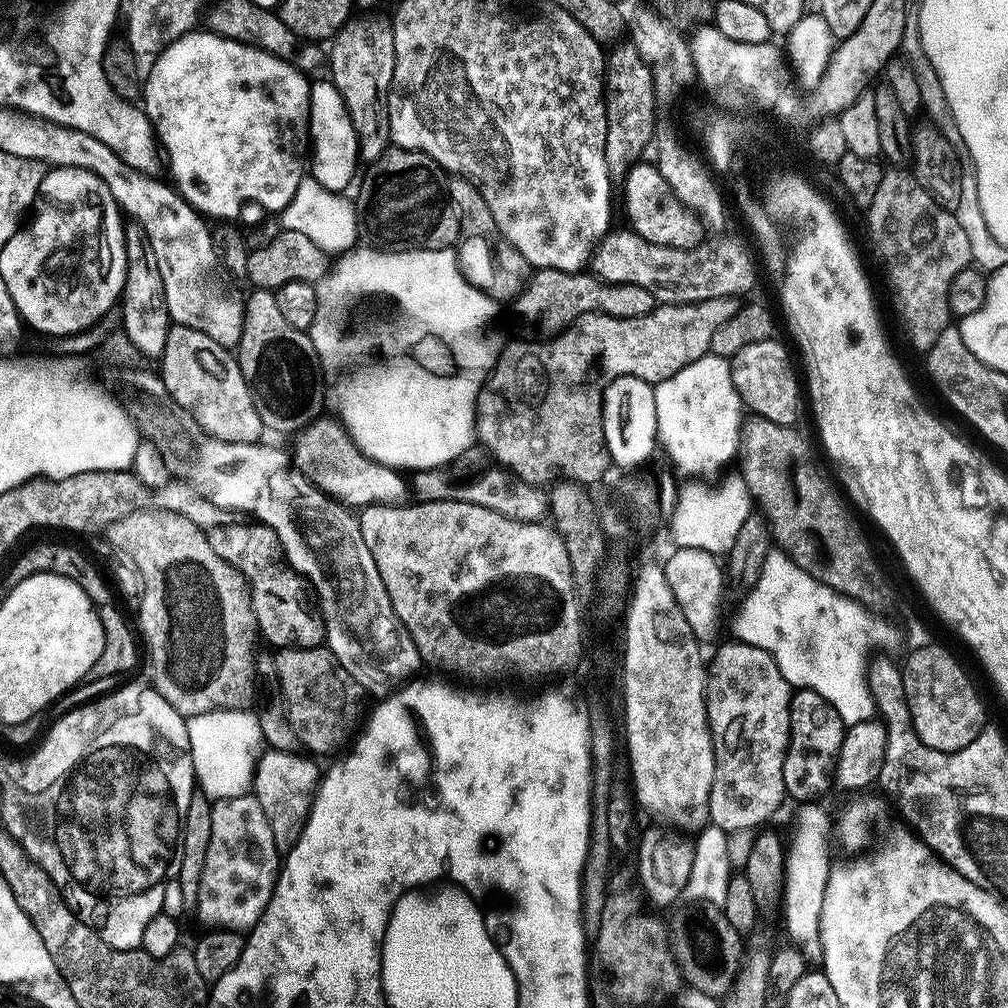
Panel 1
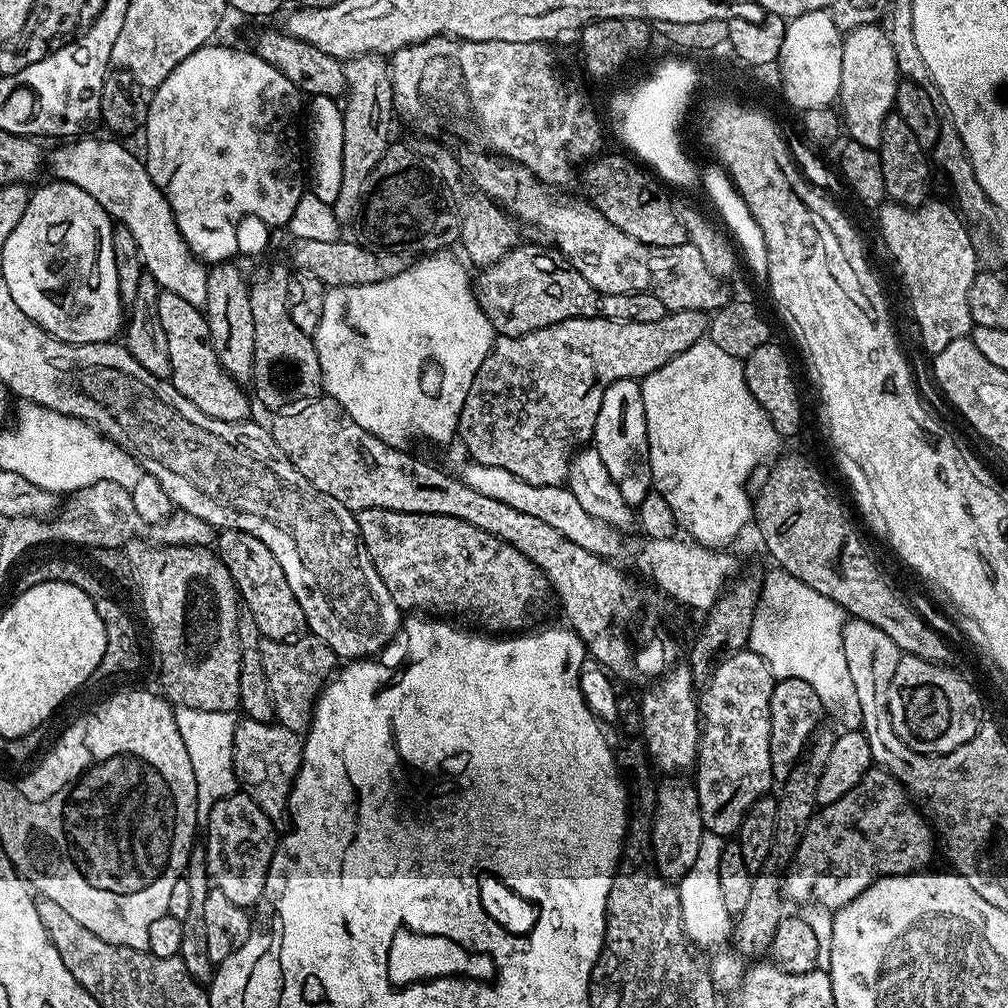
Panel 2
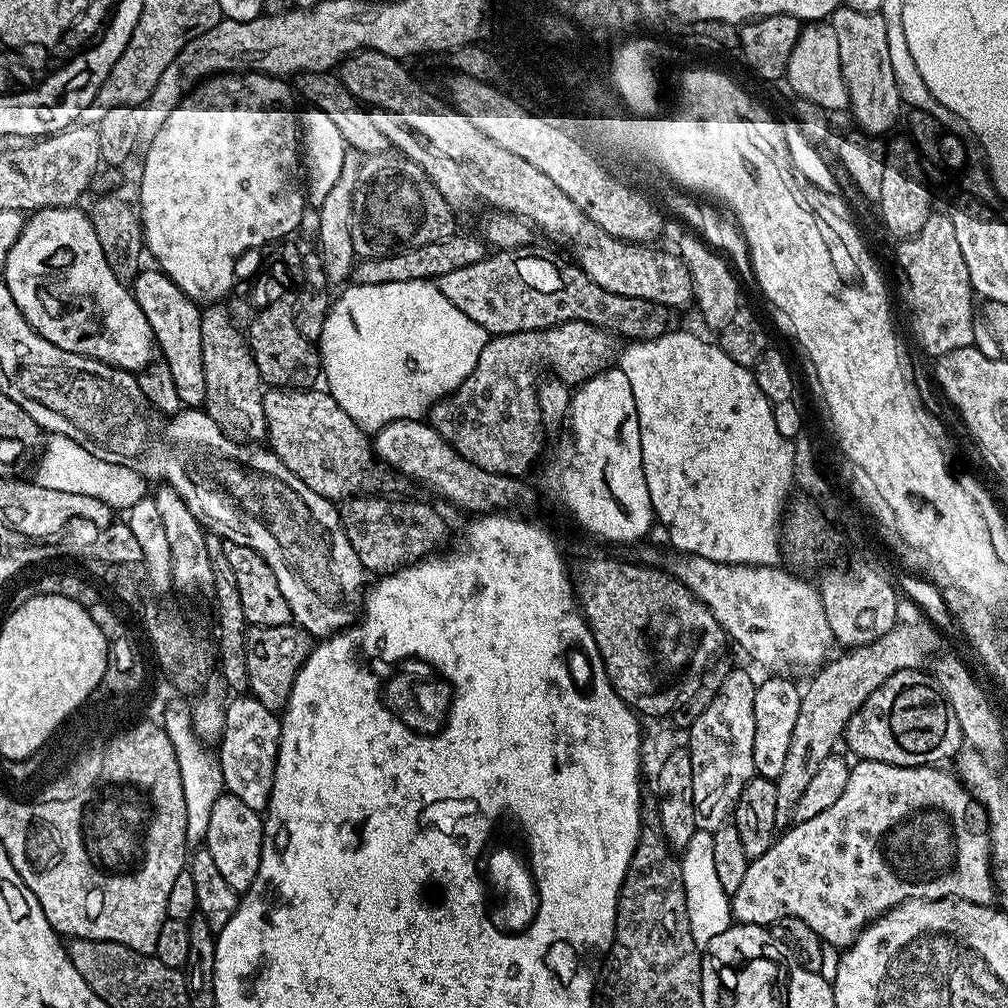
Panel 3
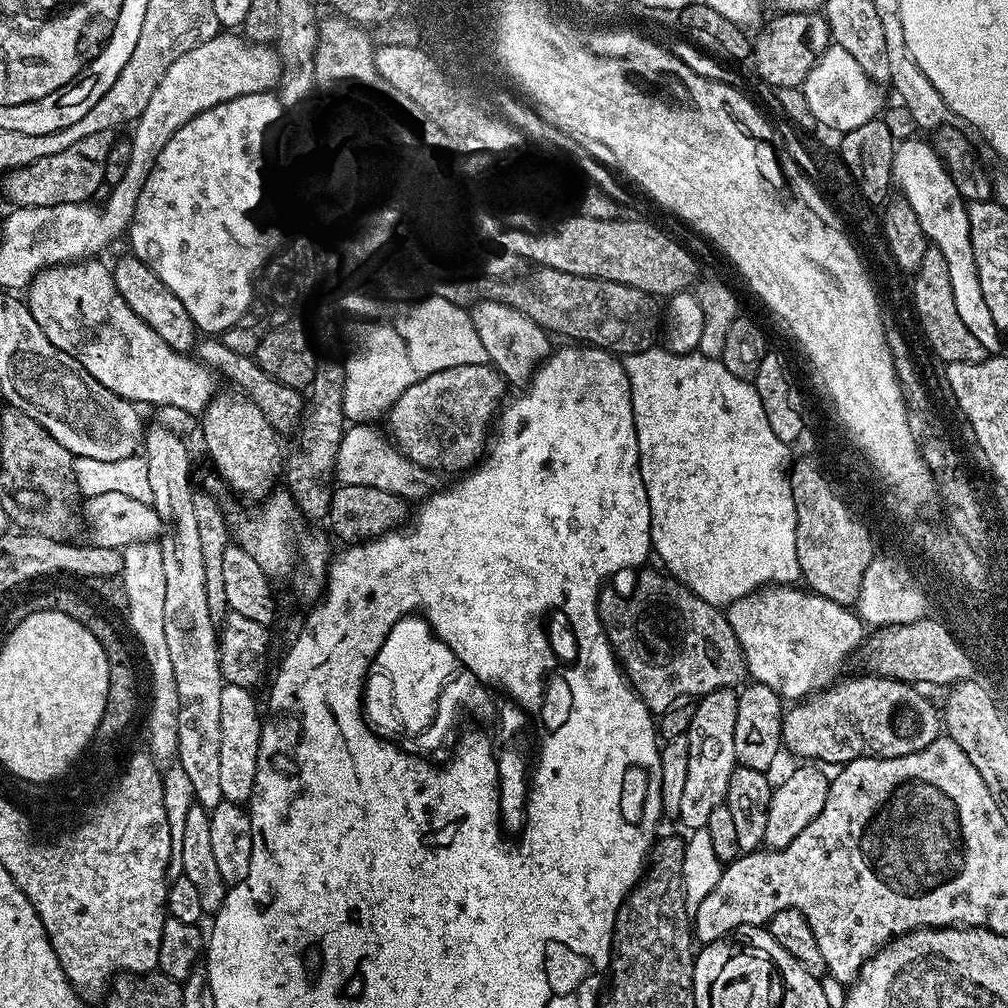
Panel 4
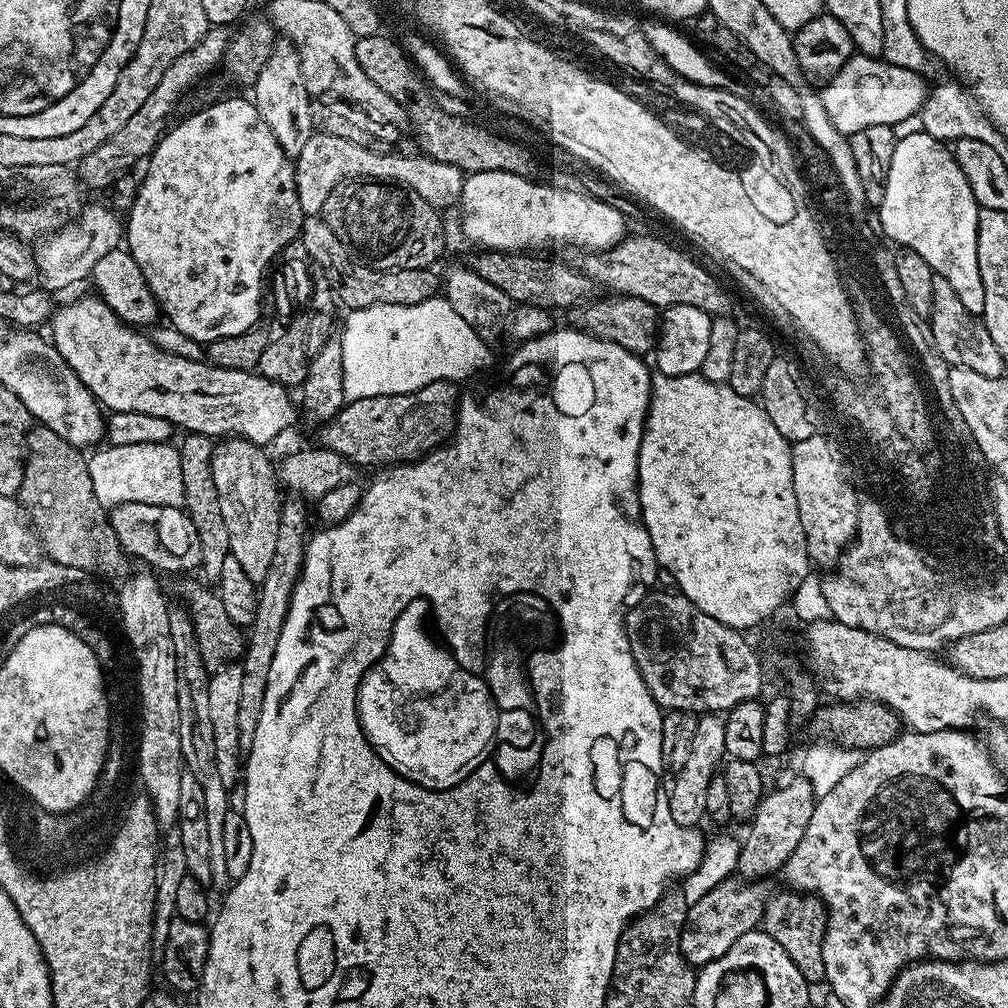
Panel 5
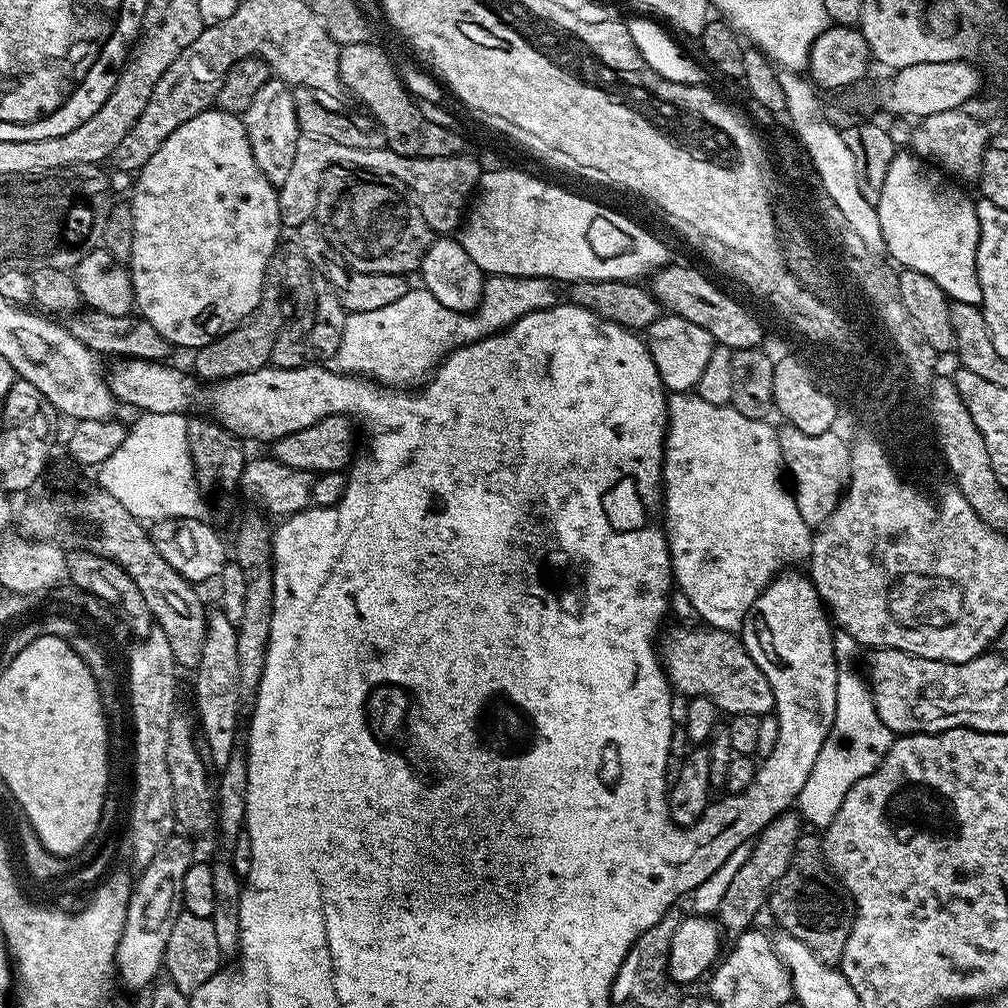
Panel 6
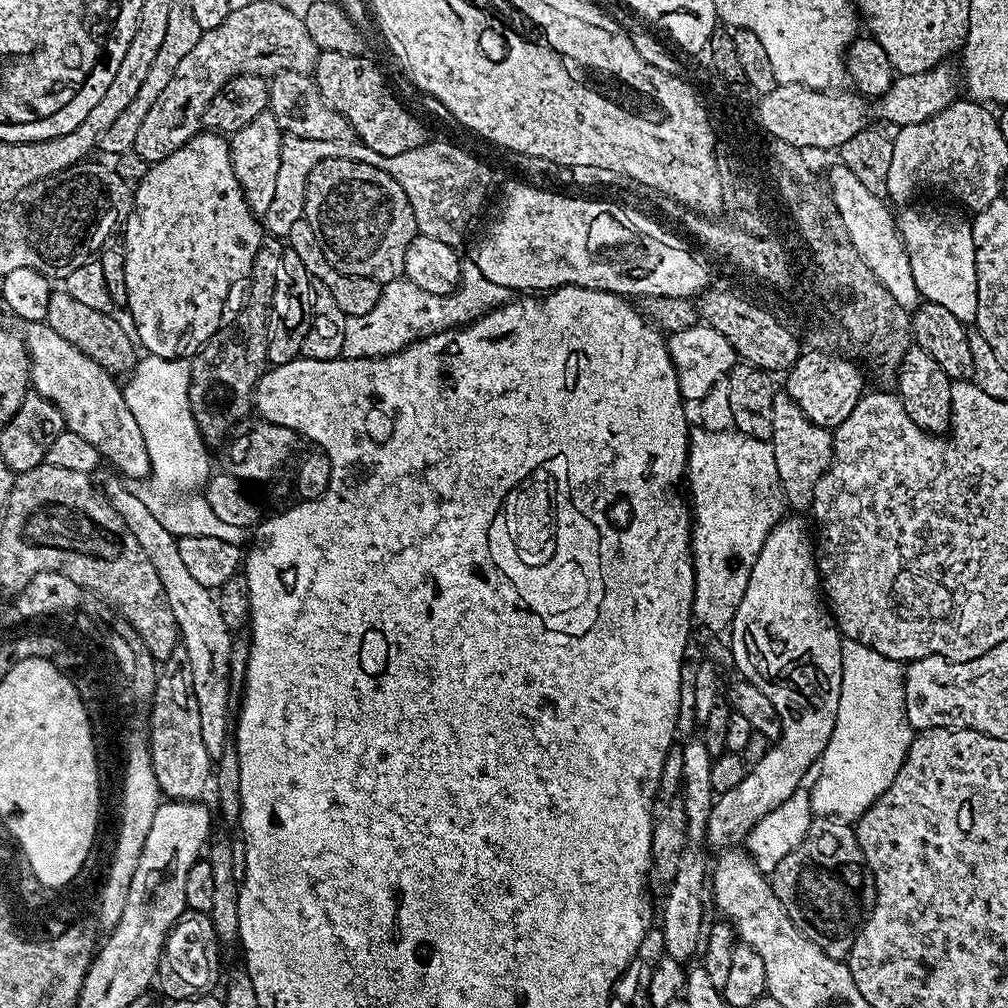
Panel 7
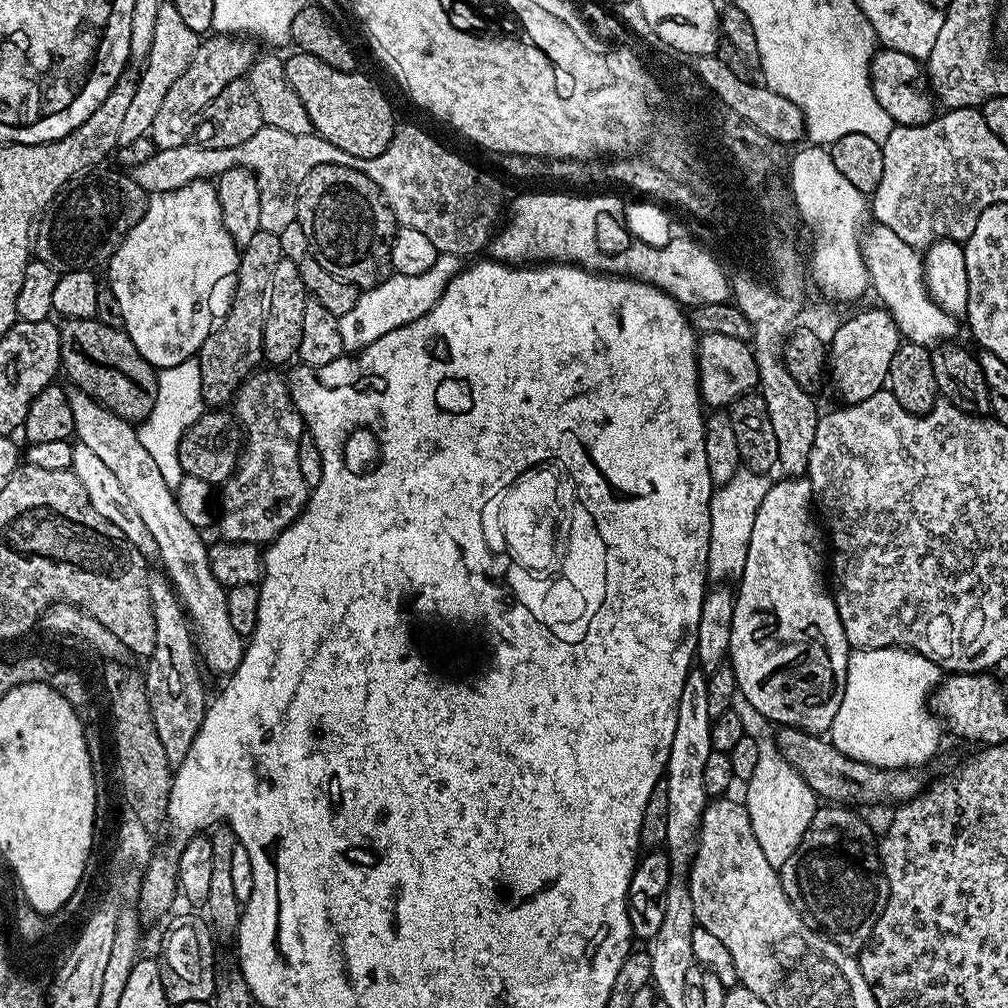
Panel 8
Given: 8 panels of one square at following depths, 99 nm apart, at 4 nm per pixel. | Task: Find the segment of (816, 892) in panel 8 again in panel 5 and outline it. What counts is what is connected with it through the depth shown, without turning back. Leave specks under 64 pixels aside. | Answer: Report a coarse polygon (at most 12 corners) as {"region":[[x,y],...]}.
{"region":[[783,891],[762,929],[812,986],[824,980],[828,910],[815,894]]}

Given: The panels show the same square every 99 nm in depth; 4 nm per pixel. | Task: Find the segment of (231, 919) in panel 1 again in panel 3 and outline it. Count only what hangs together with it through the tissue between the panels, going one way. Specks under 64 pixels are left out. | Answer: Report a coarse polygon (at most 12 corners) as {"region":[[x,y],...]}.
{"region":[[242,798],[210,810],[206,847],[222,878],[247,892],[262,858],[264,821]]}

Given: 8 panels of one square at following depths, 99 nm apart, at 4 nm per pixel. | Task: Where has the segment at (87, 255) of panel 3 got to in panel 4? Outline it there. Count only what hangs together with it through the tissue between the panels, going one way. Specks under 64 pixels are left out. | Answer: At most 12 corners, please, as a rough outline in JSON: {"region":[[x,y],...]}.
{"region":[[96,258],[26,289],[34,322],[106,390],[195,414],[213,373]]}

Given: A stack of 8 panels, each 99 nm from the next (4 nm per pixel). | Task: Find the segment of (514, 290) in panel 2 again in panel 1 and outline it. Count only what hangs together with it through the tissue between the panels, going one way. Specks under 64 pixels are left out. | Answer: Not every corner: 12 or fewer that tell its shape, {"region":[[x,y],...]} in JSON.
{"region":[[542,268],[514,306],[537,333],[591,312],[650,316],[658,301],[637,284]]}

